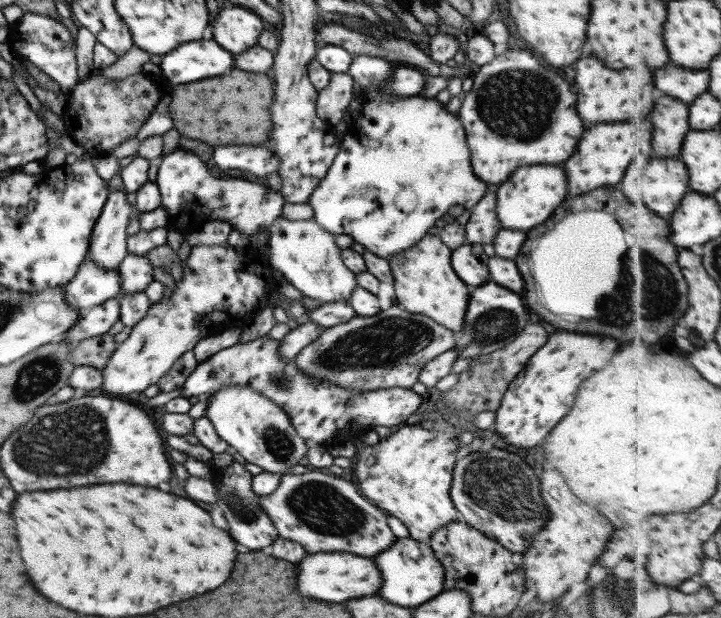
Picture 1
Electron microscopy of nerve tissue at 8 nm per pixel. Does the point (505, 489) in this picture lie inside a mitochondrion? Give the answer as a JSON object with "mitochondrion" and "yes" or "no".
{"mitochondrion":"yes"}

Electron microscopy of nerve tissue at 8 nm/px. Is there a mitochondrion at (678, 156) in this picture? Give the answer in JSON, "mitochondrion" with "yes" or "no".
{"mitochondrion":"no"}

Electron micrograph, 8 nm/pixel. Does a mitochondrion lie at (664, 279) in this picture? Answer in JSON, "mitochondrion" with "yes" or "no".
{"mitochondrion":"yes"}

